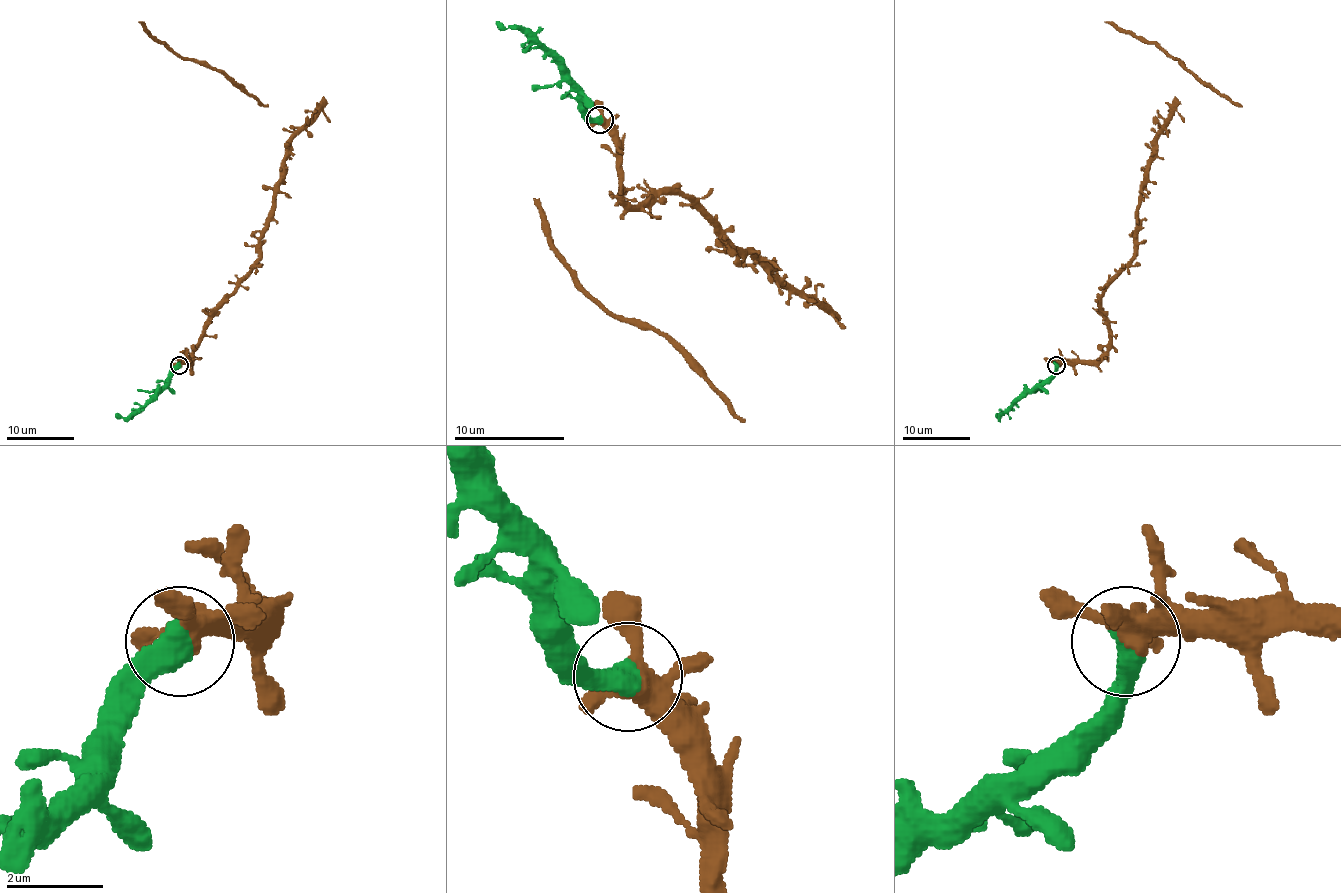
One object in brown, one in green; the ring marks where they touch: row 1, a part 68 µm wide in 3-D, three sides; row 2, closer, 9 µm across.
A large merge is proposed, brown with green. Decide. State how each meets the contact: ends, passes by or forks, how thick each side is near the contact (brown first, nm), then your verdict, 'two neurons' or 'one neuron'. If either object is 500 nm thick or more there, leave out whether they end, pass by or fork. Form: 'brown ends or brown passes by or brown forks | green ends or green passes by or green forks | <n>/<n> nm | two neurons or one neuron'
360/600 nm | one neuron

